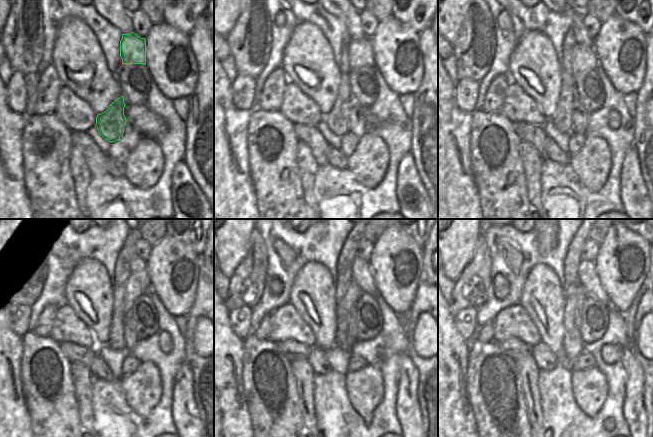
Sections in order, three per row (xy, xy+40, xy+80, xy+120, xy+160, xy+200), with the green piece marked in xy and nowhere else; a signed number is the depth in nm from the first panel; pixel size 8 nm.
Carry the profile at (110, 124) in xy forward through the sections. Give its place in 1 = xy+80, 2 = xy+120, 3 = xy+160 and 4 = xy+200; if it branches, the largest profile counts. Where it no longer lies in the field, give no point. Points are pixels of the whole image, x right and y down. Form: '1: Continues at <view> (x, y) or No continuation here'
1: Continues at xy+80 (585, 59)
2: Continues at xy+120 (133, 288)
3: Continues at xy+160 (342, 340)
4: Continues at xy+200 (572, 344)

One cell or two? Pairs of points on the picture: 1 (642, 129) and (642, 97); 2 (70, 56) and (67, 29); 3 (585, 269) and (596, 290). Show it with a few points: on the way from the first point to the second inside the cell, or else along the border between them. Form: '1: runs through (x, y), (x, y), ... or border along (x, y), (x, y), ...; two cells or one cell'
1: runs through (641, 121), (641, 105); one cell
2: runs through (70, 49), (70, 36); one cell
3: runs through (587, 274), (592, 285); one cell

